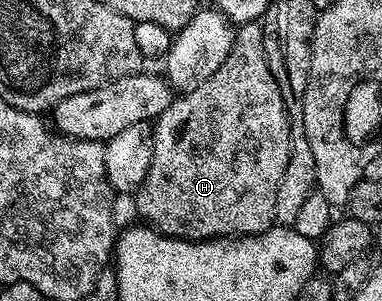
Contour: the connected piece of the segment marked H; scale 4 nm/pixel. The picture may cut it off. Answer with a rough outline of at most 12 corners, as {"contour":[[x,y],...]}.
{"contour":[[263,24],[155,118],[137,214],[271,229],[292,125]]}

